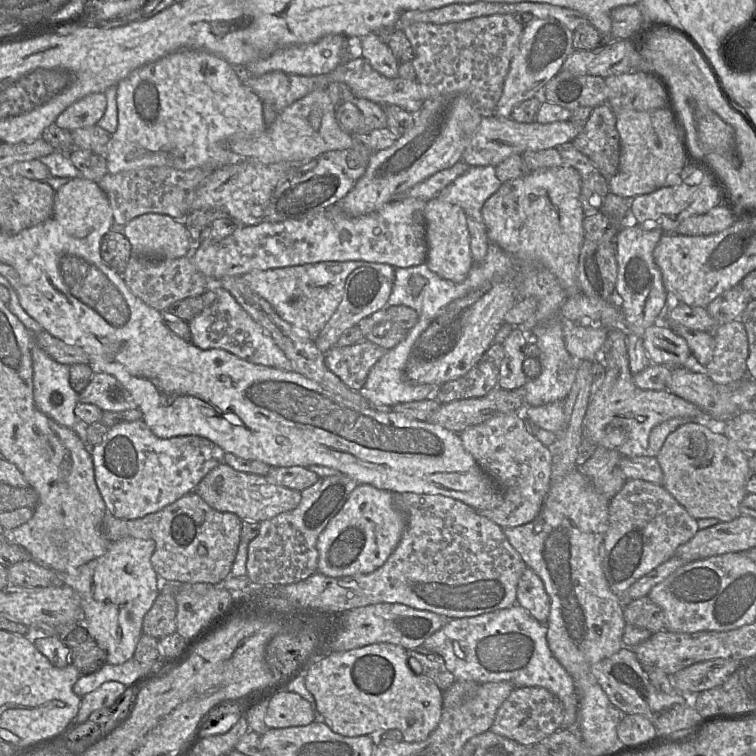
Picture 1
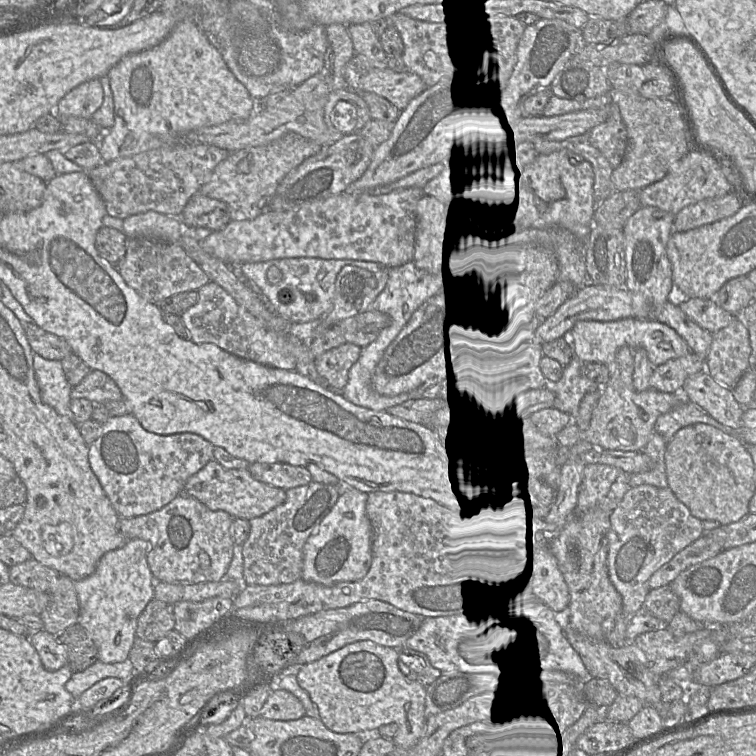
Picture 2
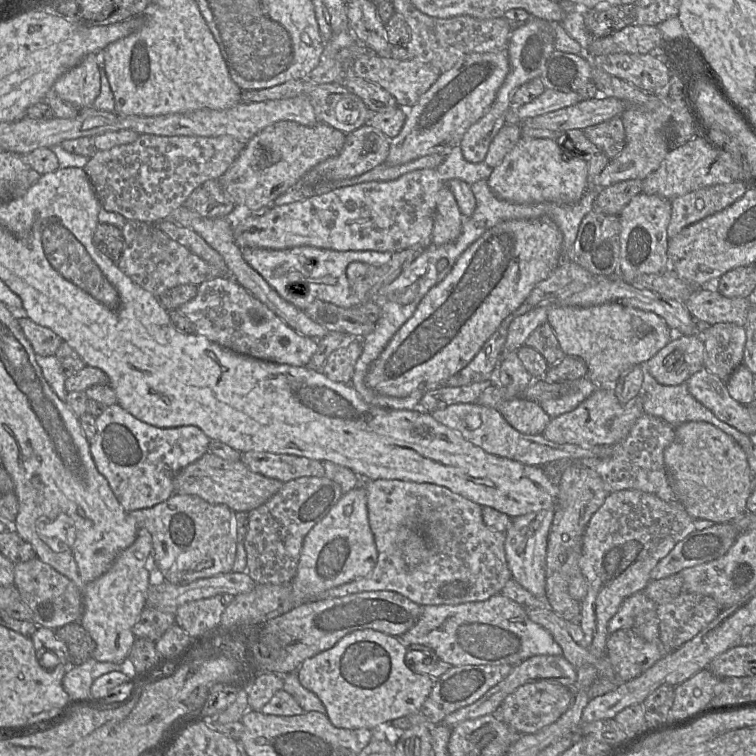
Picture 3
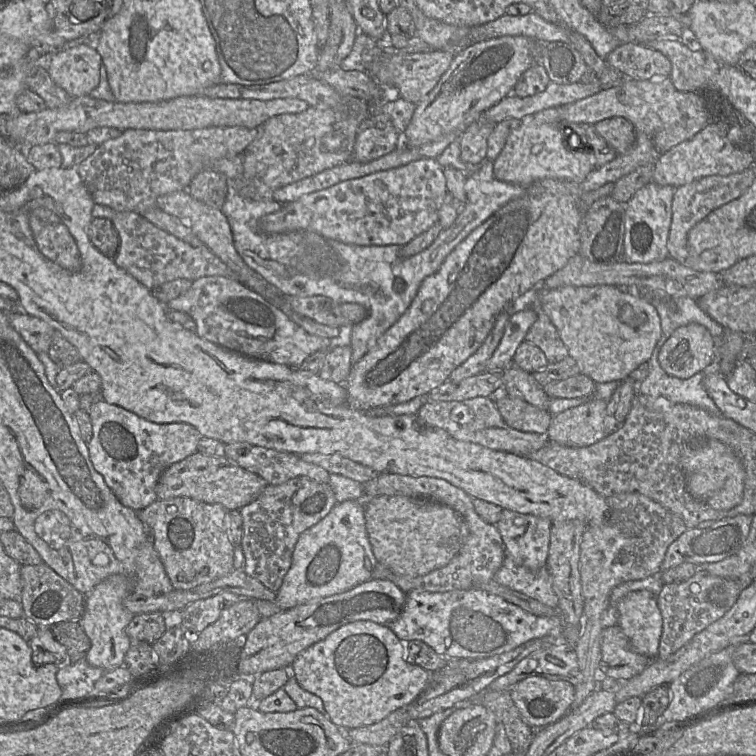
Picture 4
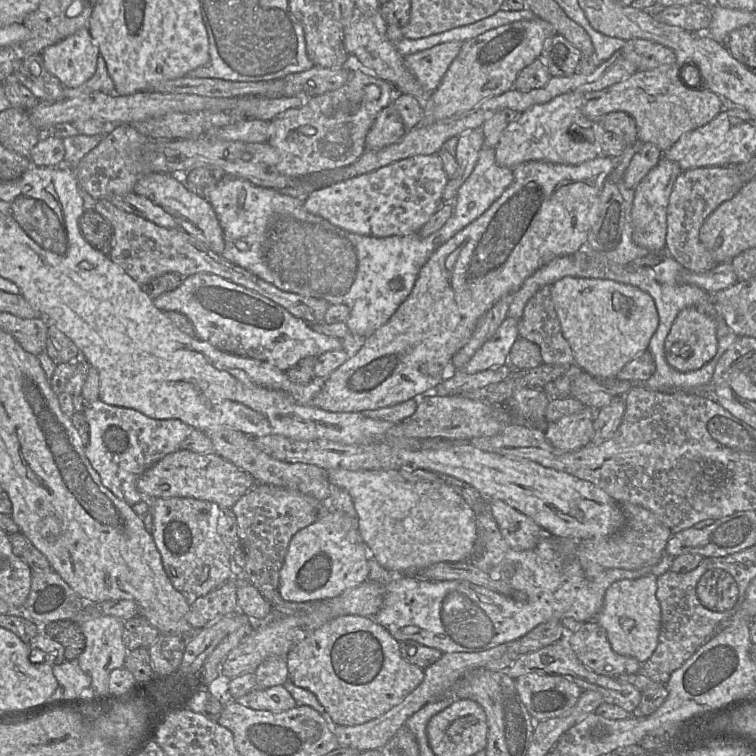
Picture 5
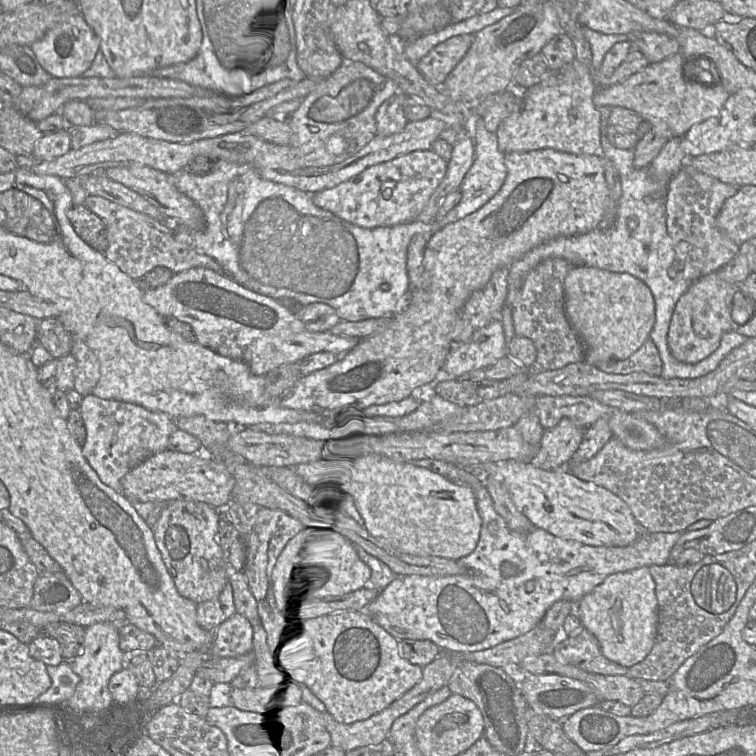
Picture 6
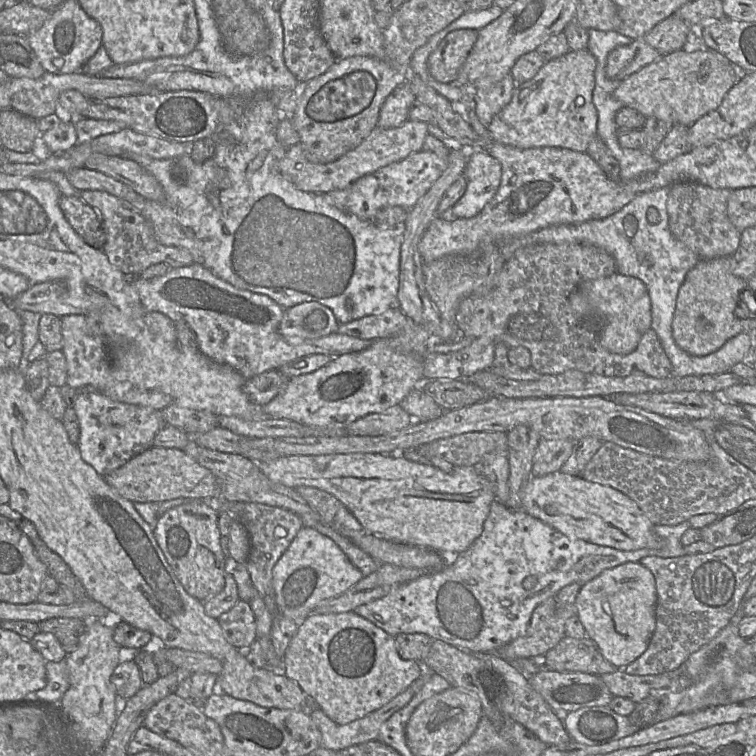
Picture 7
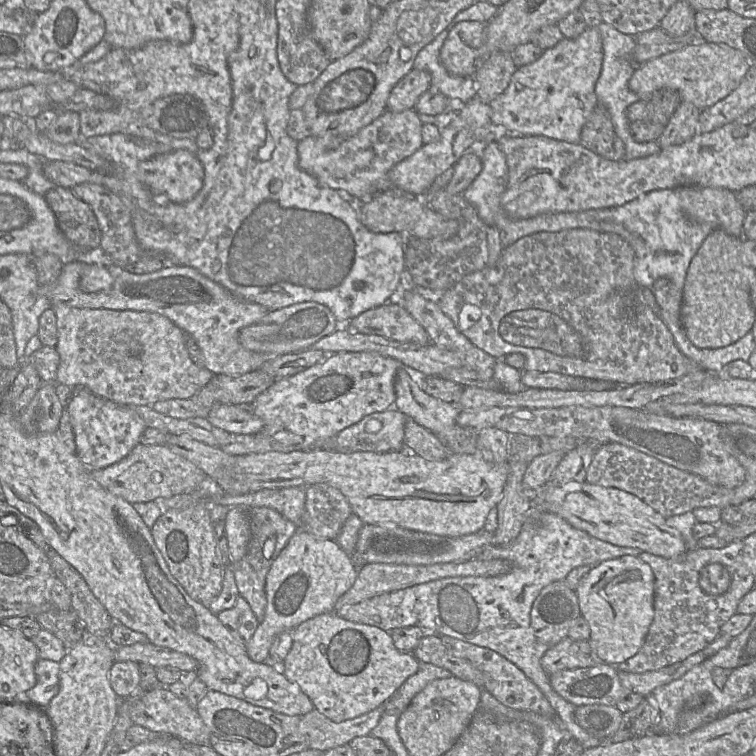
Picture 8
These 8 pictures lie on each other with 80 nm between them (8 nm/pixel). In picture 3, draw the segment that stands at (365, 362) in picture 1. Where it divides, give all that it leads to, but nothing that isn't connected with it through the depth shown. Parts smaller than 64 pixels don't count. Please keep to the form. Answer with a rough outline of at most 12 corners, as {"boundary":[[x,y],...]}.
{"boundary":[[350,339],[329,355],[321,371],[349,384],[361,353]]}

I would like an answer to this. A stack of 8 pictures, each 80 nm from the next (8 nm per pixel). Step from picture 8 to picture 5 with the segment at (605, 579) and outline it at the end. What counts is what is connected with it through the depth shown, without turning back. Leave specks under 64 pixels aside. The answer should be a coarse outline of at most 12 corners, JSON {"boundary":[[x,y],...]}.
{"boundary":[[657,577],[614,582],[595,617],[612,649],[646,662],[661,629]]}

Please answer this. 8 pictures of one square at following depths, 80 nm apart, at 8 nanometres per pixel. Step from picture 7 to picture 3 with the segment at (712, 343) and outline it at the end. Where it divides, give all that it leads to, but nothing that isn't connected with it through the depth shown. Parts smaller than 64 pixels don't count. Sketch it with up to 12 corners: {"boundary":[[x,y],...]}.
{"boundary":[[700,334],[674,335],[646,365],[676,386],[704,367]]}

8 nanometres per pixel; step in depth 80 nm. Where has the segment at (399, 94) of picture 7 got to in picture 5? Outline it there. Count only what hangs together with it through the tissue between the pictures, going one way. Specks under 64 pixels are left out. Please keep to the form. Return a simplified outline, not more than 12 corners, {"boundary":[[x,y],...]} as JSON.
{"boundary":[[393,105],[377,115],[365,150],[400,141],[407,129]]}

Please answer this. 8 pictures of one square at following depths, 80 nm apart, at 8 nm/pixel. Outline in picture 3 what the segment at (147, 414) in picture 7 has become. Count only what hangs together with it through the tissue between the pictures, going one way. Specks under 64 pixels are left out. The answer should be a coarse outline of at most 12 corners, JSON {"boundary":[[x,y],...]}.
{"boundary":[[119,404],[91,456],[128,514],[169,499],[208,453],[196,426],[155,427]]}

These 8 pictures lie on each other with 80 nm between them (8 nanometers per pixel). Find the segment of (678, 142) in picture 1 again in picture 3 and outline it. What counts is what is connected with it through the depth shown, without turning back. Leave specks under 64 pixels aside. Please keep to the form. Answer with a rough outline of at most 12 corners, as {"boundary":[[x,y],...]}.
{"boundary":[[592,66],[600,95],[625,104],[626,142],[595,179],[605,189],[644,180],[670,151],[670,110]]}

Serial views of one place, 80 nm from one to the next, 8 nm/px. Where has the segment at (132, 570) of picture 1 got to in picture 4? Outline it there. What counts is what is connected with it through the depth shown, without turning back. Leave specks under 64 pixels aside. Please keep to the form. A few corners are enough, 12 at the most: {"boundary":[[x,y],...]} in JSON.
{"boundary":[[112,575],[85,596],[80,624],[85,659],[111,671],[124,665],[133,615],[130,581]]}

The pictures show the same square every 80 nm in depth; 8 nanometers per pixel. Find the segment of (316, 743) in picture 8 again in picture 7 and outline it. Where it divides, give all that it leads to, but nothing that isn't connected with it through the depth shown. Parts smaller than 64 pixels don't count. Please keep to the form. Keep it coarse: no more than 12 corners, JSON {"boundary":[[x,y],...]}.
{"boundary":[[420,678],[378,710],[348,724],[320,708],[308,711],[320,747],[338,751],[377,740],[383,723],[411,701],[429,679]]}

